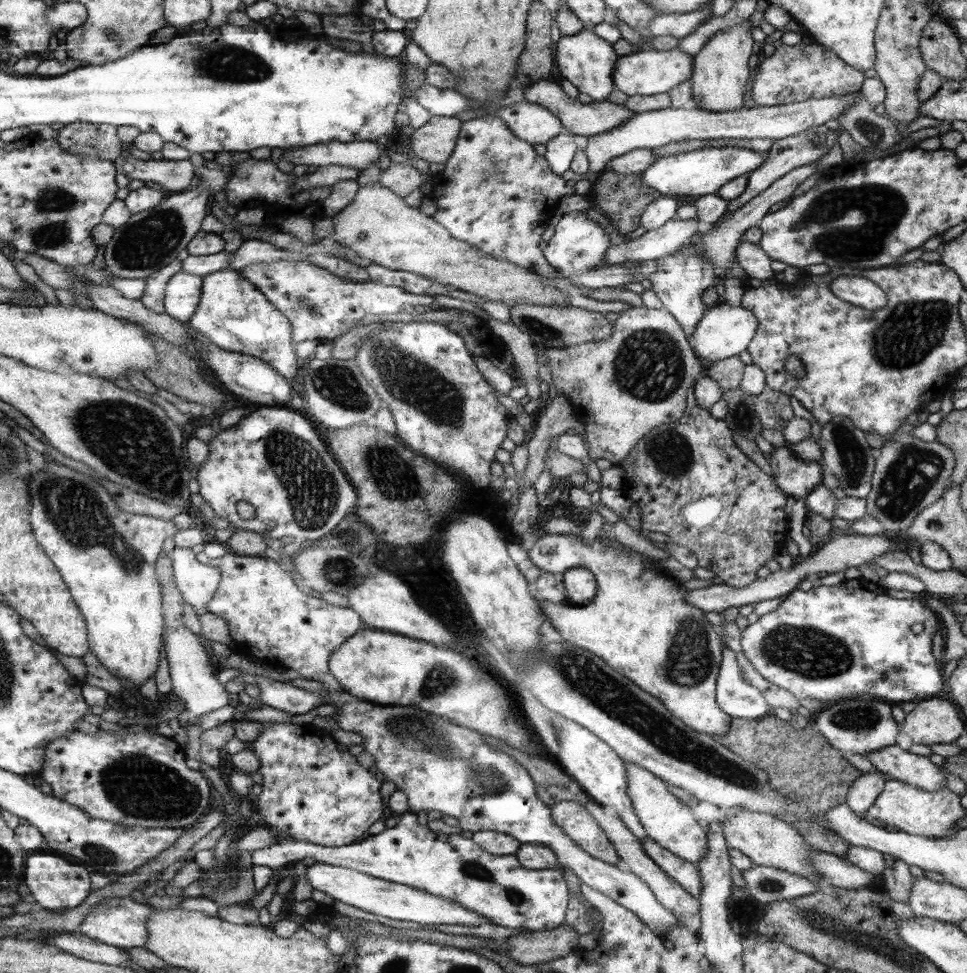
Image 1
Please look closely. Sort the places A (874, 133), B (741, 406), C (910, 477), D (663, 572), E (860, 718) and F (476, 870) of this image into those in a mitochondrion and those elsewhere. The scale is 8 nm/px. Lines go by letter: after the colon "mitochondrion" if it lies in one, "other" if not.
A: mitochondrion
B: mitochondrion
C: mitochondrion
D: other
E: mitochondrion
F: mitochondrion

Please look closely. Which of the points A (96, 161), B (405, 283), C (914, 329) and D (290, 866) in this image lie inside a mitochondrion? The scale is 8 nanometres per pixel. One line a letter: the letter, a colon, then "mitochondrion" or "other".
A: other
B: other
C: mitochondrion
D: other

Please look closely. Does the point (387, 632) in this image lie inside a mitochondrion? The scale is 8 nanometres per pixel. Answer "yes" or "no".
no

